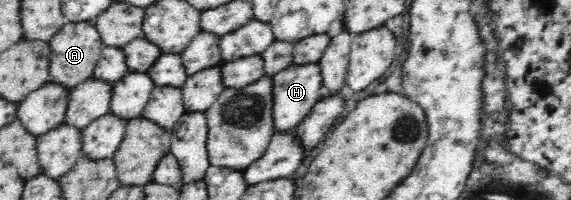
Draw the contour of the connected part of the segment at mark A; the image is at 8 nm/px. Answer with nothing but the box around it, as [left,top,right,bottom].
[50,24,100,88]

